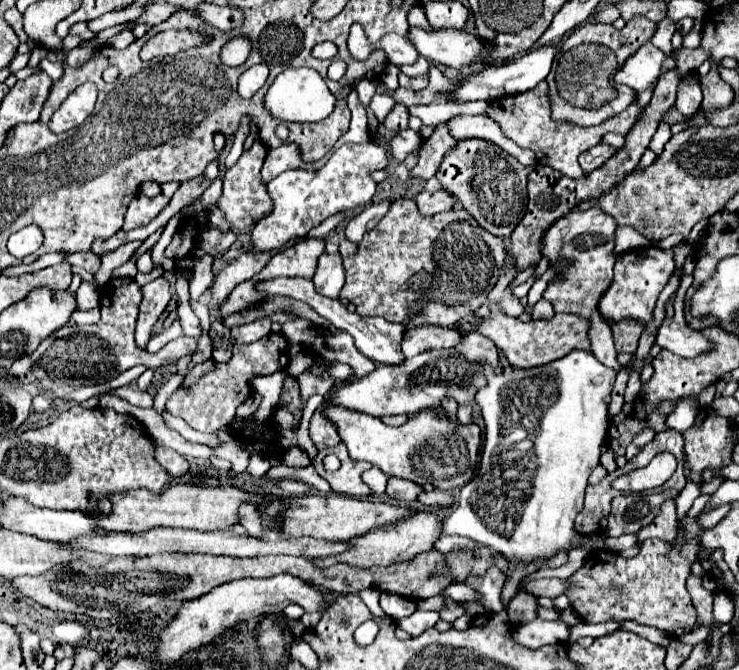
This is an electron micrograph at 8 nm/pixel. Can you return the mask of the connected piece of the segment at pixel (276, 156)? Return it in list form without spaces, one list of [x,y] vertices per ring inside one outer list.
[[[282,143],[280,147],[268,150],[262,167],[262,179],[264,183],[268,183],[270,179],[274,179],[276,175],[288,169],[314,169],[316,165],[324,165],[322,159],[314,163],[306,163],[302,161],[300,147],[296,143]]]

